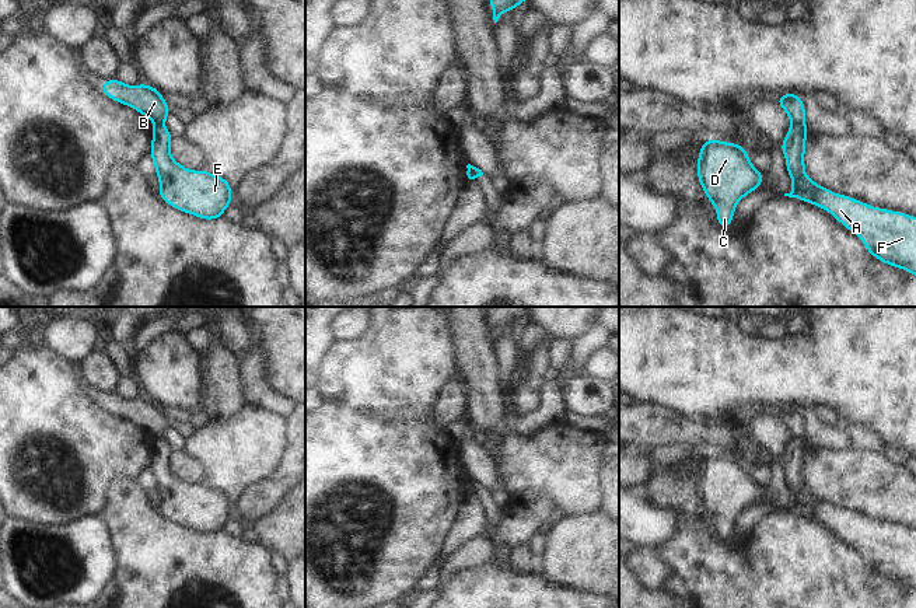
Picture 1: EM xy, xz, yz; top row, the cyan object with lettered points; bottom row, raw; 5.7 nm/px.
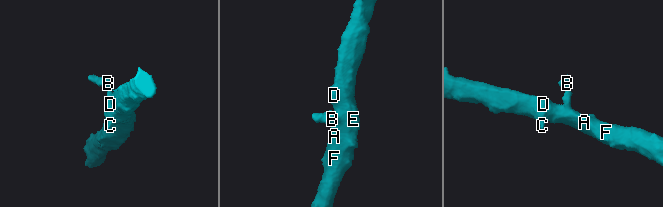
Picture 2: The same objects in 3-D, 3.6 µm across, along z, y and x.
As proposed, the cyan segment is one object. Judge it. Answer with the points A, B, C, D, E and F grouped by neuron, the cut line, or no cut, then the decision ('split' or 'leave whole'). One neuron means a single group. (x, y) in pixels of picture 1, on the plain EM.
A C D E F / B | yz (804, 436), (793, 437) | split

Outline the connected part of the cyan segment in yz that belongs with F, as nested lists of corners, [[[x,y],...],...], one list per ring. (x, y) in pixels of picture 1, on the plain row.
[[[794,436],[780,458],[793,496],[793,504],[784,510],[829,525],[863,555],[871,570],[916,590],[916,531],[833,507],[805,490],[804,468],[808,448],[805,437]]]

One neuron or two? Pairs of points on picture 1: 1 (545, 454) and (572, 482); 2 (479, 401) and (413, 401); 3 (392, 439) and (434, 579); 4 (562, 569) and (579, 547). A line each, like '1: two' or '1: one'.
1: one
2: two
3: two
4: one

